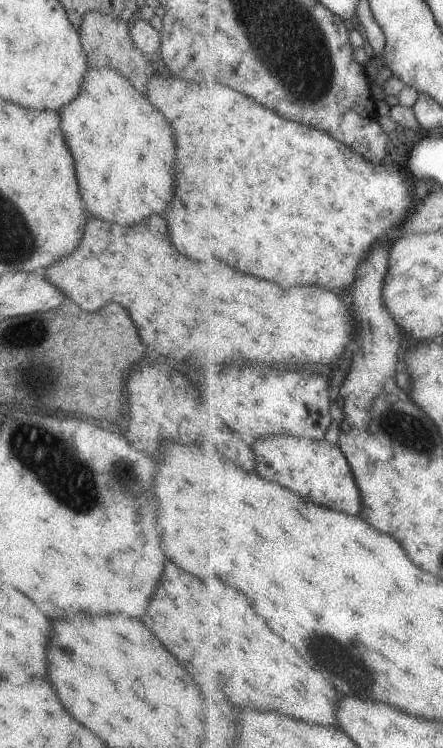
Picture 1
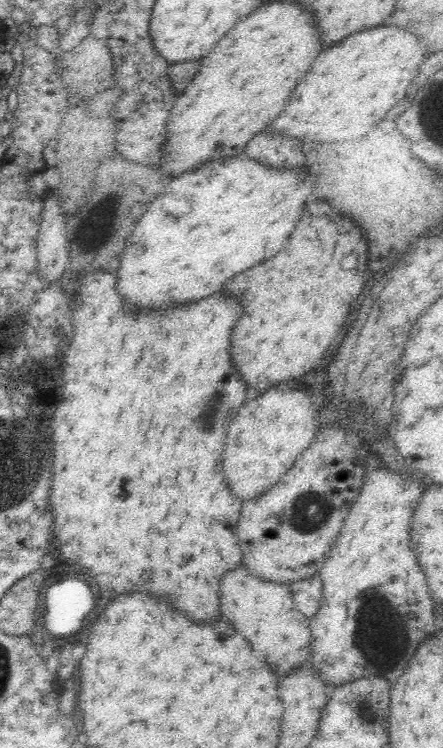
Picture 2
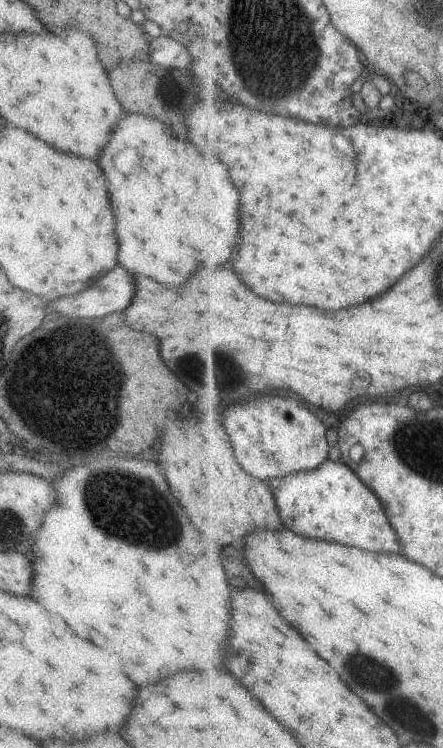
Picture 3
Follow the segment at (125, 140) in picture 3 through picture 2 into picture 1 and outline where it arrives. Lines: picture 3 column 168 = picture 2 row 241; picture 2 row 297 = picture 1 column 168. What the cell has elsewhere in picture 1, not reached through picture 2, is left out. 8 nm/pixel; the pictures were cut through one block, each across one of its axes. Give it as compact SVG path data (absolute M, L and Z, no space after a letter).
M87 68L83 76L81 94L61 110L61 132L75 160L79 194L85 210L105 222L119 226L135 226L151 214L163 214L173 198L175 180L175 142L173 132L161 112L157 112L145 96L141 96L131 83L111 68Z

